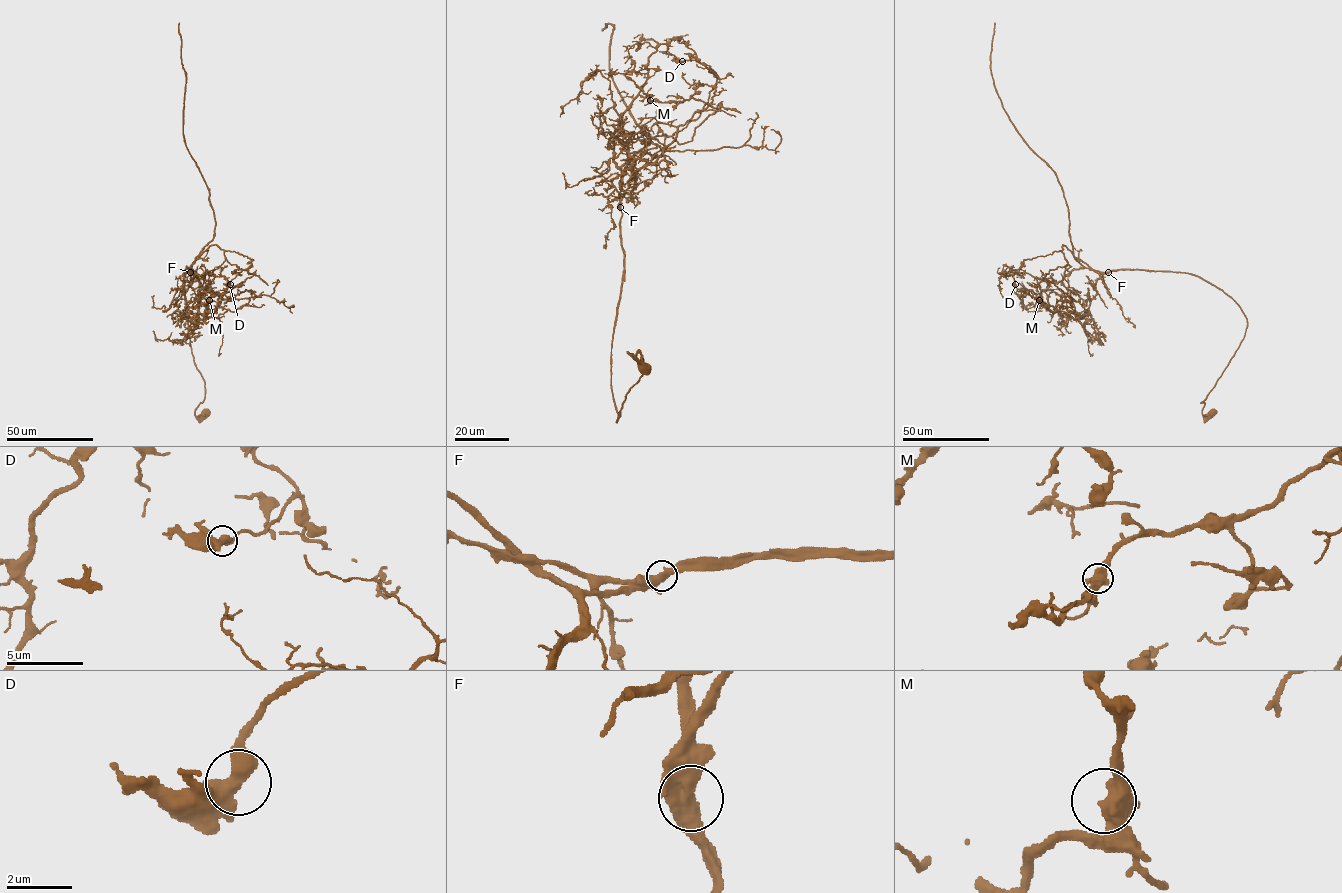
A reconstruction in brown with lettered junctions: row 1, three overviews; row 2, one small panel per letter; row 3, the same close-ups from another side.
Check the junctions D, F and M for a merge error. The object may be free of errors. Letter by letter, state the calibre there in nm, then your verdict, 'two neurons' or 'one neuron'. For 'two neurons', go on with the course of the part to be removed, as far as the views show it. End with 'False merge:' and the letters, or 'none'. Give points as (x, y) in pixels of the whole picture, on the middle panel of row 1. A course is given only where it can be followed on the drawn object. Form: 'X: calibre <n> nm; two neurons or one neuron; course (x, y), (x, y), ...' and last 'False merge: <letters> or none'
D: calibre 500 nm; one neuron
F: calibre 550 nm; two neurons; course (620, 207), (621, 166), (628, 155), (659, 146), (636, 123), (613, 83), (613, 27), (607, 23), (603, 31)
M: calibre 600 nm; one neuron
False merge: F

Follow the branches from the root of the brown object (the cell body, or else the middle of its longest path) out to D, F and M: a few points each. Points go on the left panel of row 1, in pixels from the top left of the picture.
D: (206, 413), (200, 418), (195, 413), (205, 386), (190, 344), (184, 277), (217, 245), (252, 260), (230, 284)
F: (206, 413), (200, 418), (195, 413), (204, 399), (205, 386), (188, 335), (184, 277), (190, 272)
M: (206, 413), (195, 413), (205, 386), (190, 344), (184, 277), (217, 245), (231, 264), (253, 275), (209, 300)

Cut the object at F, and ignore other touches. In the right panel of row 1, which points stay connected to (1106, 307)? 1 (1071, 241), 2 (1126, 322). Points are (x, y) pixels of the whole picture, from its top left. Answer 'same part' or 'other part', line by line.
1: other part
2: other part

